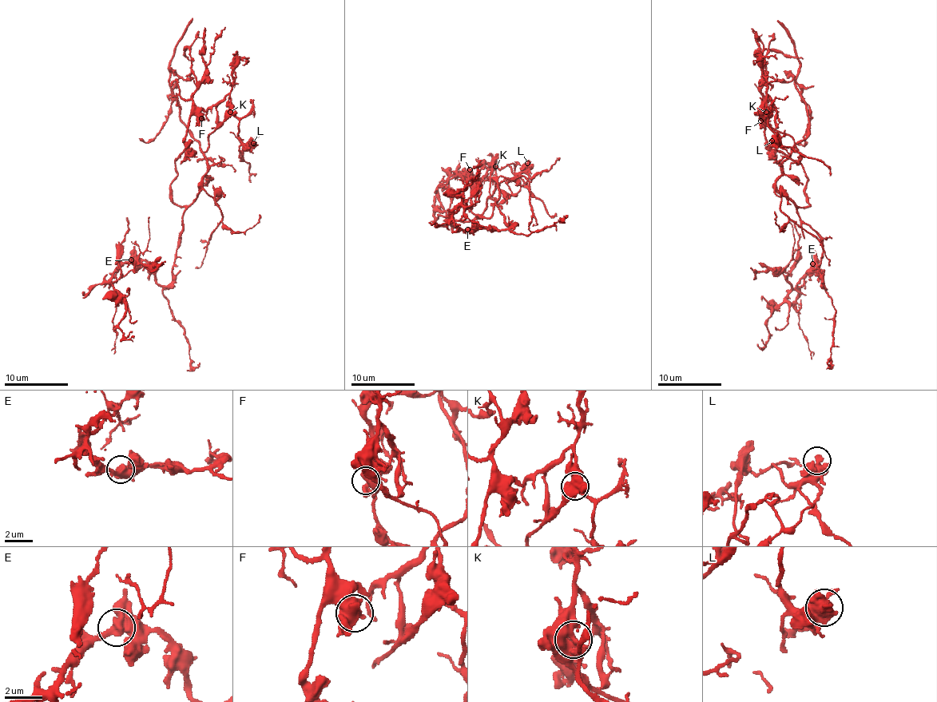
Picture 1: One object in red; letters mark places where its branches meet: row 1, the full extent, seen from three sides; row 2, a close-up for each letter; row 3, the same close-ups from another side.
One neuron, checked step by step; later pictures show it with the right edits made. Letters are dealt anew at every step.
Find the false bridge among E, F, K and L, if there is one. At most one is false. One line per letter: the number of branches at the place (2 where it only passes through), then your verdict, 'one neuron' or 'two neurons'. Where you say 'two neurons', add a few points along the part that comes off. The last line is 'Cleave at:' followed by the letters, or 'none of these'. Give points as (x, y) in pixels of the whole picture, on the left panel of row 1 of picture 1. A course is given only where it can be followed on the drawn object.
E: branches 2; one neuron
F: branches 2; one neuron
K: branches 2; one neuron
L: branches 2; one neuron
Cleave at: none of these

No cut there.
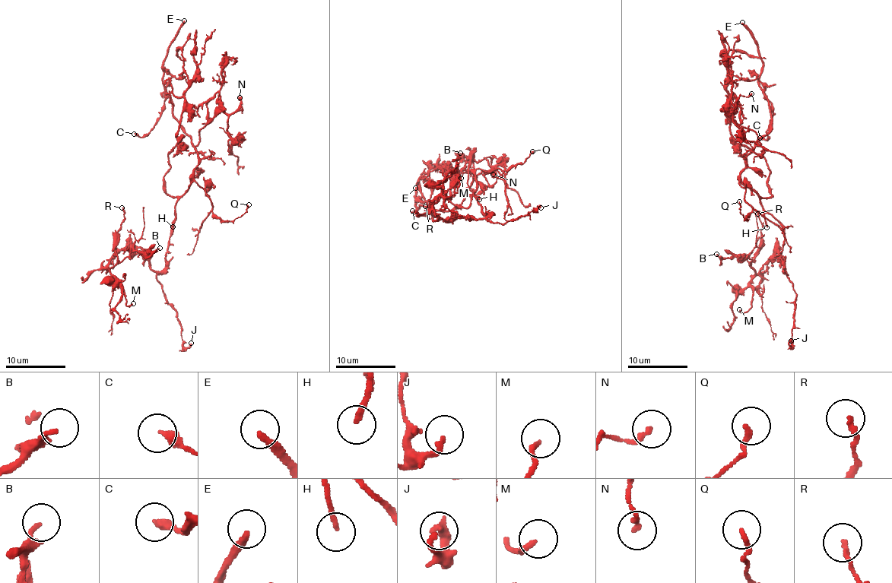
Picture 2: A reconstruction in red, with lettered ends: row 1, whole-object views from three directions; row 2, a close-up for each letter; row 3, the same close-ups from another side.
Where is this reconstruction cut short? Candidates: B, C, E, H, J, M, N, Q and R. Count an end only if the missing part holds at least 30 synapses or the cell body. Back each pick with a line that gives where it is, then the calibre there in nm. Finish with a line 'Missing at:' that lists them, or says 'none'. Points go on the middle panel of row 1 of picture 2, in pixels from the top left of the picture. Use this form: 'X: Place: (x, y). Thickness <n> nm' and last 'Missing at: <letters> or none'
E: Place: (415, 188). Thickness 280 nm
H: Place: (479, 199). Thickness 180 nm
M: Place: (461, 178). Thickness 180 nm
Missing at: E, H, M

